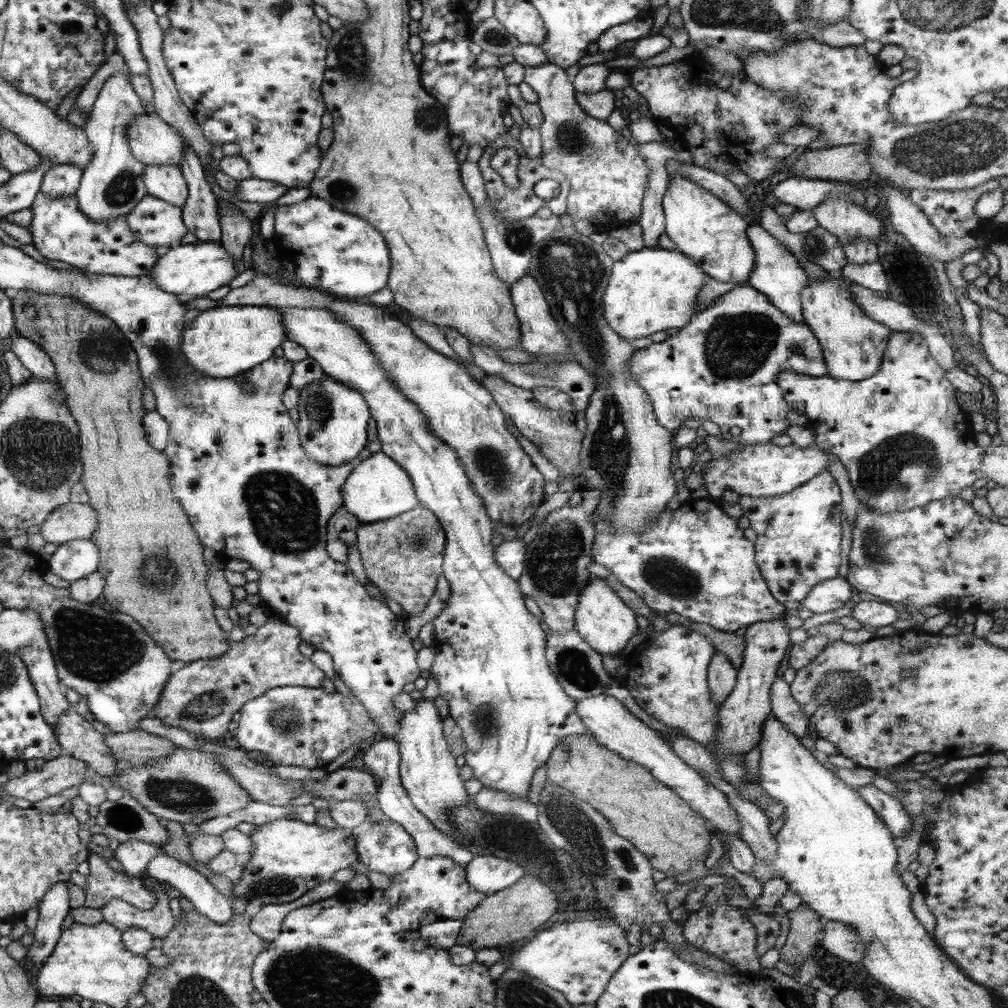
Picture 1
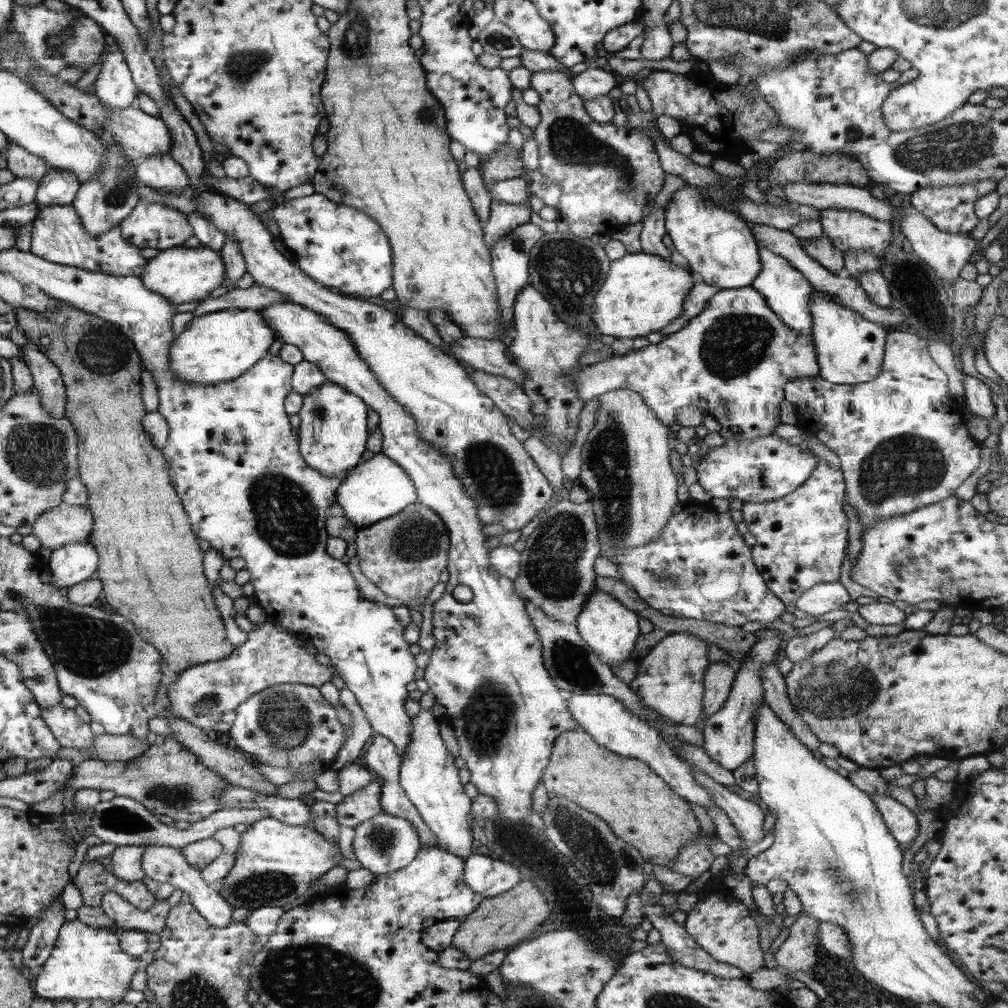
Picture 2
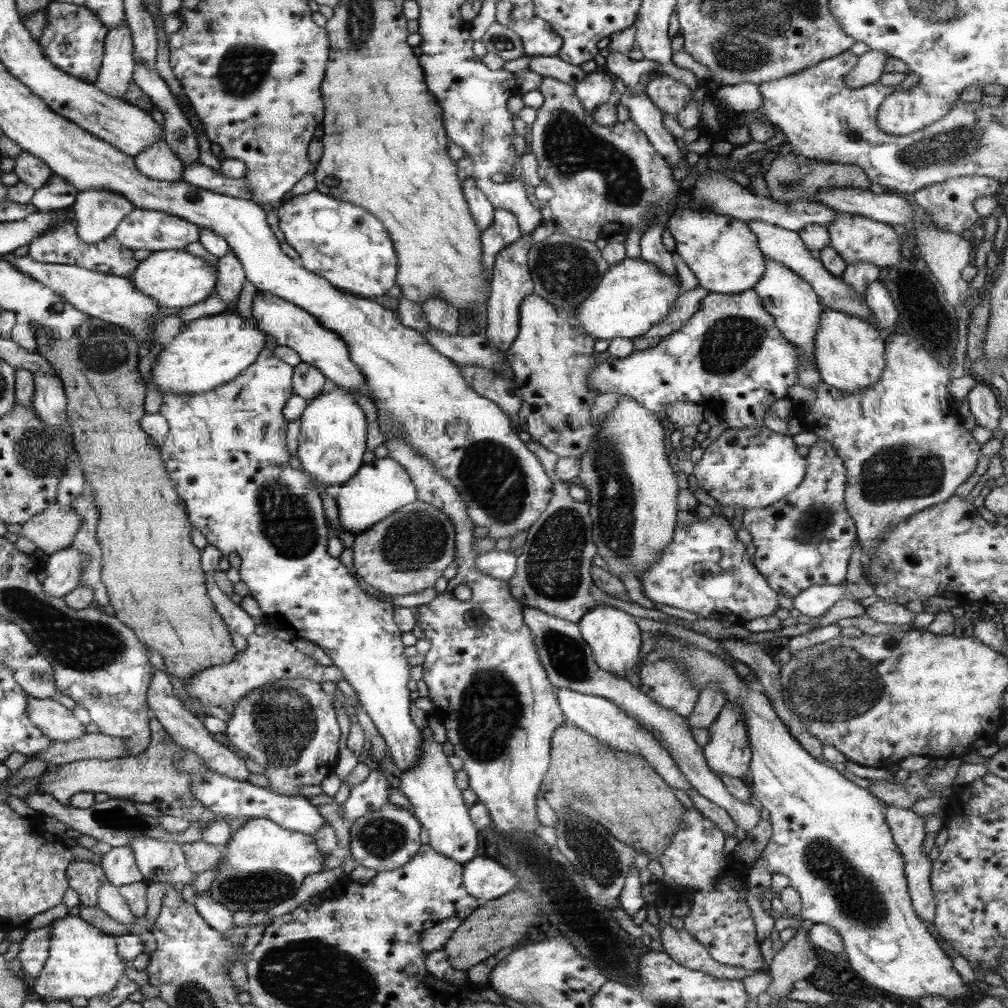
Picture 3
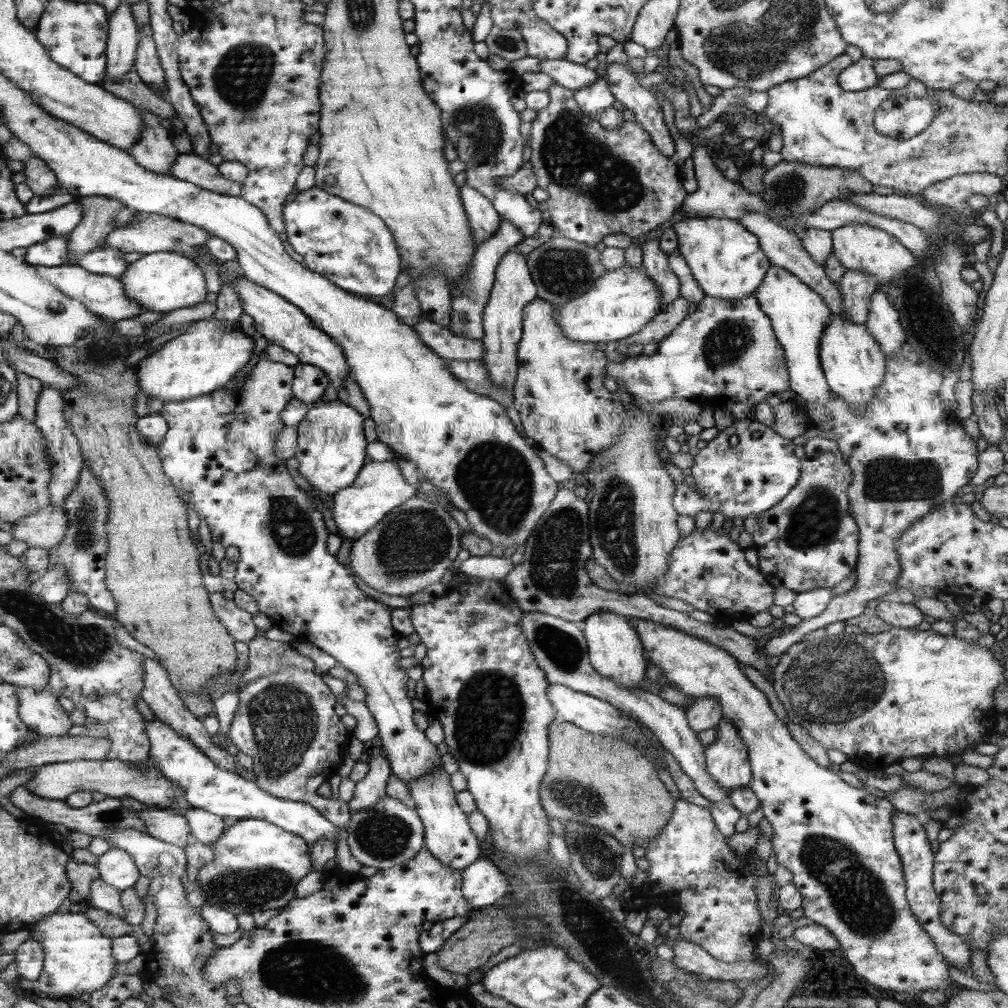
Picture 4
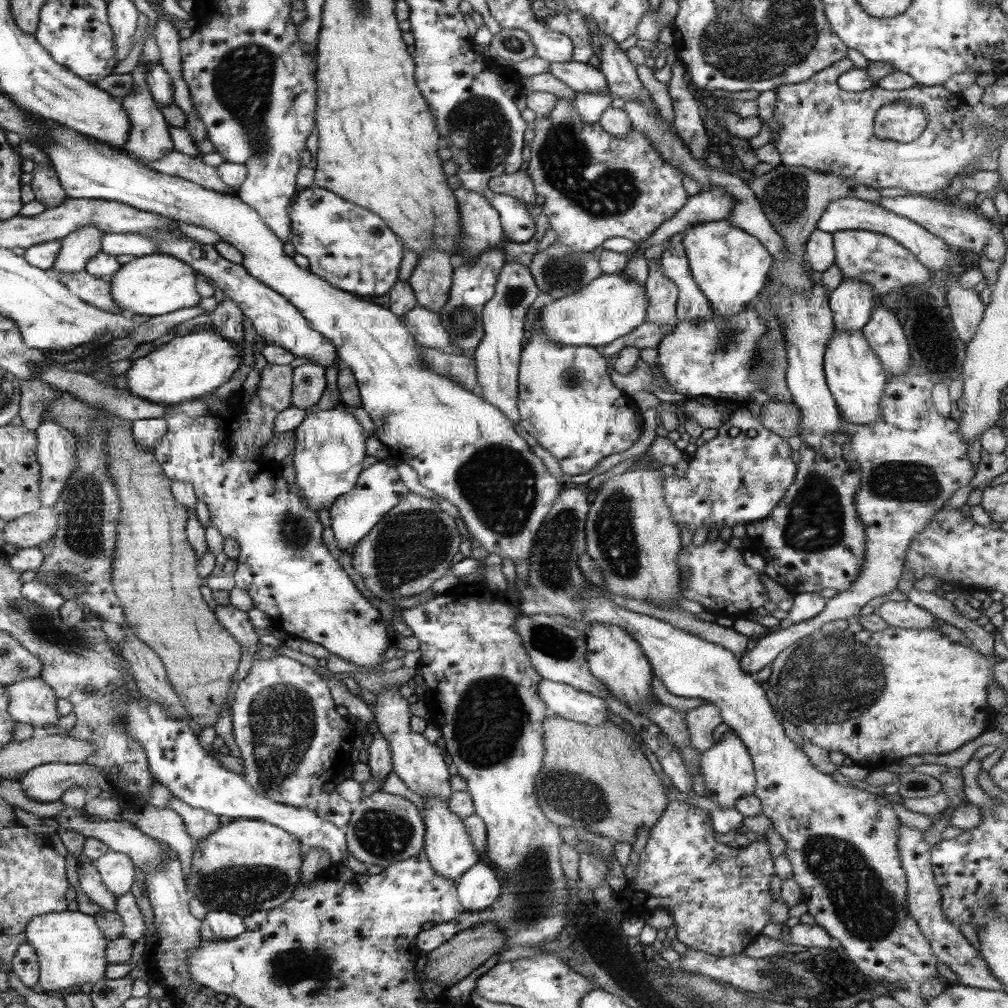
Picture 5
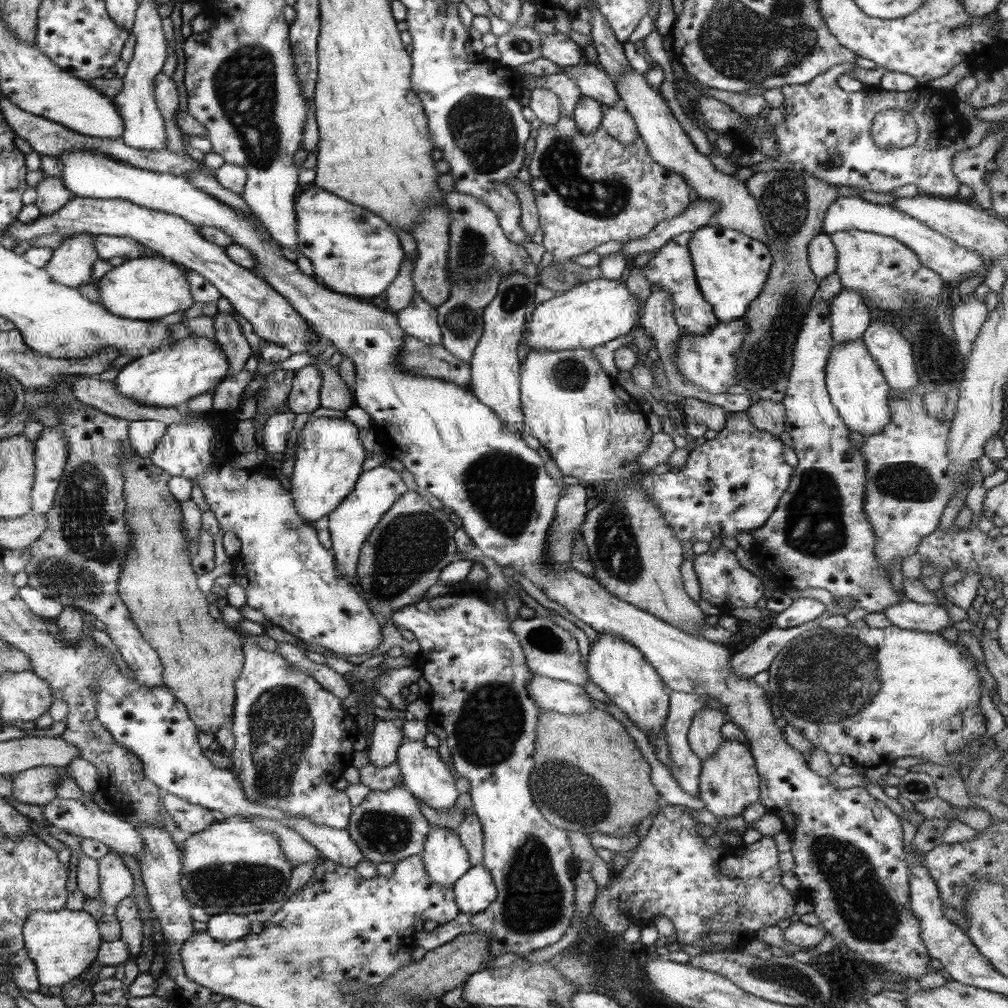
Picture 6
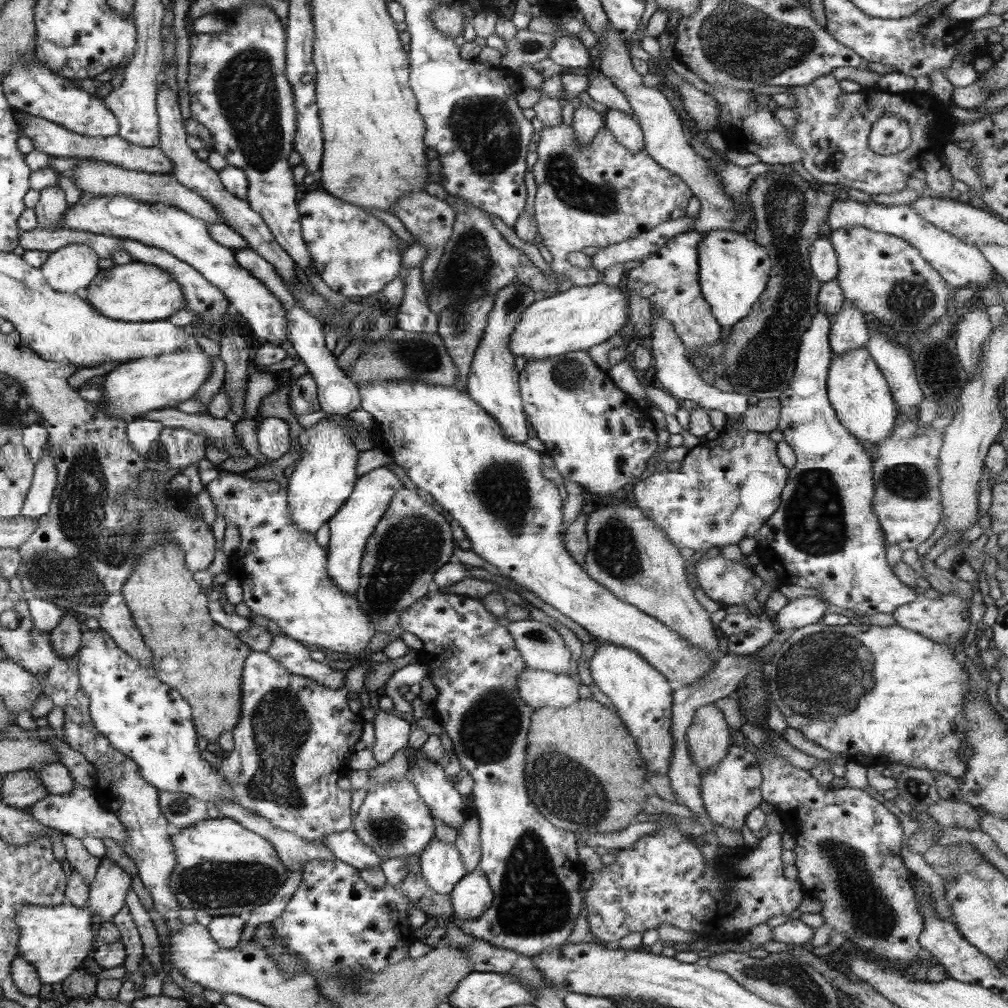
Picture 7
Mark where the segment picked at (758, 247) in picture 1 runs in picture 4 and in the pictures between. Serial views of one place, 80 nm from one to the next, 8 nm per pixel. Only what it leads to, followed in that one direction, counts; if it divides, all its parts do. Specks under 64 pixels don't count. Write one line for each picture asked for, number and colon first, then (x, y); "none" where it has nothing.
2: (786, 290)
3: (796, 308)
4: (798, 315)

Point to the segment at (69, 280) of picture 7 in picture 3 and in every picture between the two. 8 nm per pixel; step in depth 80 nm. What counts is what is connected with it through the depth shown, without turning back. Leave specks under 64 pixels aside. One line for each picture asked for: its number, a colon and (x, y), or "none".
3: (98, 212)
4: (91, 233)
5: (77, 249)
6: (72, 263)

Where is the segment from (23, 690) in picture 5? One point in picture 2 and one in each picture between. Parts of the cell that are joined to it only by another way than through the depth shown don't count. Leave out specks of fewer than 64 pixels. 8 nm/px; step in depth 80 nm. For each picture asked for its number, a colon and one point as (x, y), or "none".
2: (66, 725)
3: (58, 722)
4: (43, 713)

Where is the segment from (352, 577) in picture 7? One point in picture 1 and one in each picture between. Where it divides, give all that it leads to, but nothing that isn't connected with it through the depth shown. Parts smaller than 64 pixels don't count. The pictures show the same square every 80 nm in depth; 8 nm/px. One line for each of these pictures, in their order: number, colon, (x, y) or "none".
1: (378, 488)
2: (377, 489)
3: (379, 488)
4: (380, 487)
5: (379, 489)
6: (377, 489)

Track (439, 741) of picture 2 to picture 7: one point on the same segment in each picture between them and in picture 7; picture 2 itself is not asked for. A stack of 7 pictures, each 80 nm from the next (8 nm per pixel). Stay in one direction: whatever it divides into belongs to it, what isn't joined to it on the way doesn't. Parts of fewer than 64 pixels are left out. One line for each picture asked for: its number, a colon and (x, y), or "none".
3: (429, 784)
4: (449, 837)
5: (447, 845)
6: (444, 856)
7: (441, 866)

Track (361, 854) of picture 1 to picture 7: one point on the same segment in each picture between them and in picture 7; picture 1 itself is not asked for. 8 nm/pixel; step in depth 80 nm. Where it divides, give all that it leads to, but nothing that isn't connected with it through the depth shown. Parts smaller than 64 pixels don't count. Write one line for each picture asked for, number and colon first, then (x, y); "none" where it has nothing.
2: (384, 844)
3: (385, 839)
4: (389, 833)
5: (384, 828)
6: (387, 825)
7: (393, 820)

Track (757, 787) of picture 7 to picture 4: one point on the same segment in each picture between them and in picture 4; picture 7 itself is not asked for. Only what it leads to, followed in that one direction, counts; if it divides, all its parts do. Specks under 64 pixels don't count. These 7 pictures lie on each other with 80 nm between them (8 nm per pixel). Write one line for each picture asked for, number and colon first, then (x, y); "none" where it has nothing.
4: (727, 757)
5: (727, 767)
6: (728, 782)

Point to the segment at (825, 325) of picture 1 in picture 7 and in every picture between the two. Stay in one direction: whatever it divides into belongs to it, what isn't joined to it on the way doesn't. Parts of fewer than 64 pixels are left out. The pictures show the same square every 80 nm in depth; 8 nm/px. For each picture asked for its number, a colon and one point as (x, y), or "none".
2: (849, 348)
3: (849, 352)
4: (854, 364)
5: (856, 378)
6: (857, 389)
7: (860, 396)

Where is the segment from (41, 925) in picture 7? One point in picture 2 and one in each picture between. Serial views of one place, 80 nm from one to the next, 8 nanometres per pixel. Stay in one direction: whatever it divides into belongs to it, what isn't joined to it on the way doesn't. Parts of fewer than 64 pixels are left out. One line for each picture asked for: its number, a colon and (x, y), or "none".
2: (88, 963)
3: (84, 962)
4: (79, 960)
5: (72, 951)
6: (64, 944)

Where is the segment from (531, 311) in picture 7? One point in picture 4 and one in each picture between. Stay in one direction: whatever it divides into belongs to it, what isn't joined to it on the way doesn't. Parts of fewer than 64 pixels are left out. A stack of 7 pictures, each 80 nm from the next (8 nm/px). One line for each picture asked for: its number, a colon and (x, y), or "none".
4: (623, 301)
5: (612, 305)
6: (593, 313)

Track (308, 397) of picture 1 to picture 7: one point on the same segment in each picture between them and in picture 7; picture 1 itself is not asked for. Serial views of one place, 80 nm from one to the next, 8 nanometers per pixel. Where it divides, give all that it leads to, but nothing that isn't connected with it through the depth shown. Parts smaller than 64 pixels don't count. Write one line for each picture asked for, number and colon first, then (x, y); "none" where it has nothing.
2: (333, 433)
3: (332, 438)
4: (331, 446)
5: (329, 454)
6: (328, 463)
7: (323, 479)

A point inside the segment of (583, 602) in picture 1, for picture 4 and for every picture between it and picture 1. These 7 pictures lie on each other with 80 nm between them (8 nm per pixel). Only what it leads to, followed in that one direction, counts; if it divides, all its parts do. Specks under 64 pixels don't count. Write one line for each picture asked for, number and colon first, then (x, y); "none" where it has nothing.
2: (607, 626)
3: (613, 635)
4: (615, 649)

